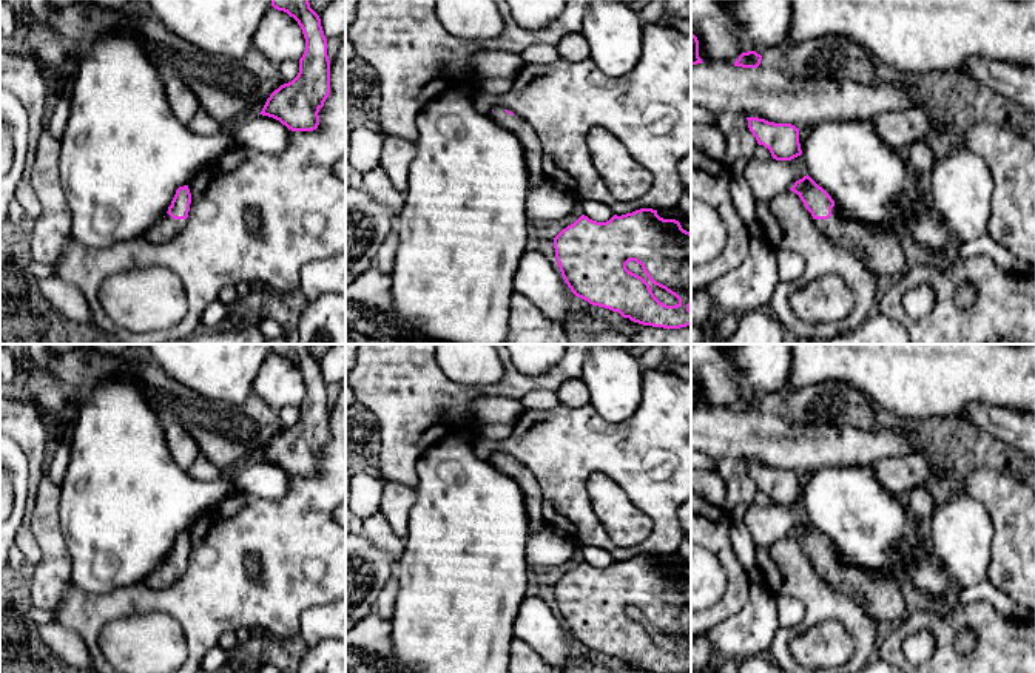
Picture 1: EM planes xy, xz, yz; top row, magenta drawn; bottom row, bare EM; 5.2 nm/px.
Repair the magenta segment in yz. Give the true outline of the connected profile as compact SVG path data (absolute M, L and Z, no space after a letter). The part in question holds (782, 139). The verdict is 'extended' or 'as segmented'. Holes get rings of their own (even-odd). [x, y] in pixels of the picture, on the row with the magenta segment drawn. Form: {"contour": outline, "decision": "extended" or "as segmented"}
{"contour": "M747 117L748 128L759 145L770 150L776 161L791 161L802 154L799 128L791 123L774 123L759 117Z", "decision": "as segmented"}

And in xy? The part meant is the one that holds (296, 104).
{"contour": "M271 0L271 6L293 17L302 29L305 51L298 76L275 90L259 114L273 117L292 131L313 131L319 110L330 94L330 60L319 15L308 0Z", "decision": "as segmented"}

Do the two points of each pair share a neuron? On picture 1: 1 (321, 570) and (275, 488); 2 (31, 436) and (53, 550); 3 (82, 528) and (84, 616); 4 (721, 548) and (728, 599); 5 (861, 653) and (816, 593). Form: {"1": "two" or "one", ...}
{"1": "two", "2": "two", "3": "two", "4": "one", "5": "one"}

